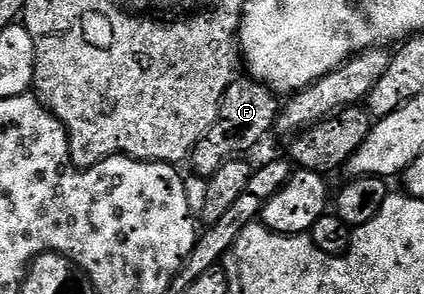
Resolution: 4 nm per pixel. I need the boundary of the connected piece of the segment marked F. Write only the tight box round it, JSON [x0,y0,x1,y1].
[188,77,280,177]

